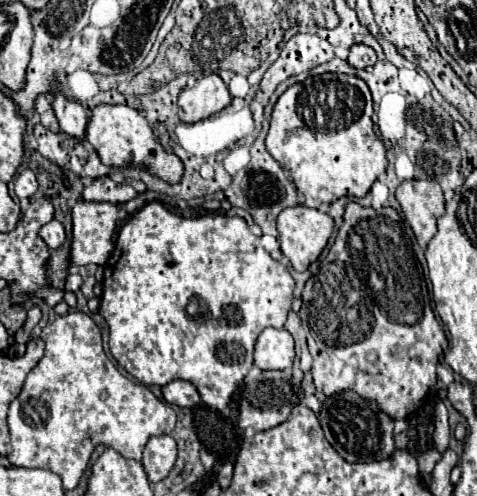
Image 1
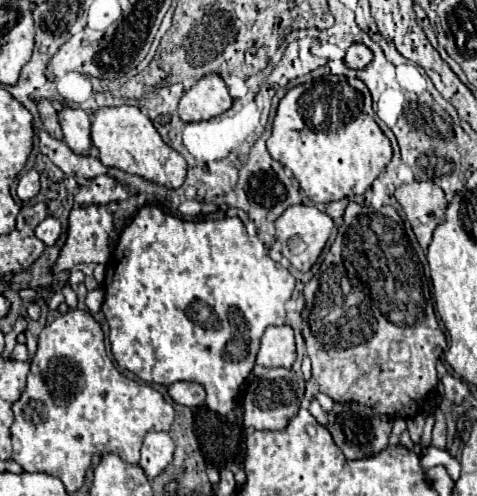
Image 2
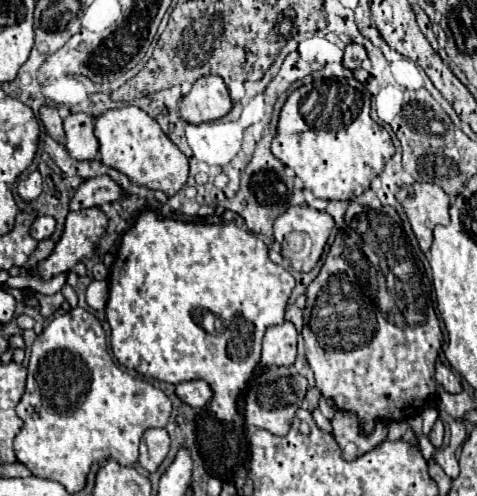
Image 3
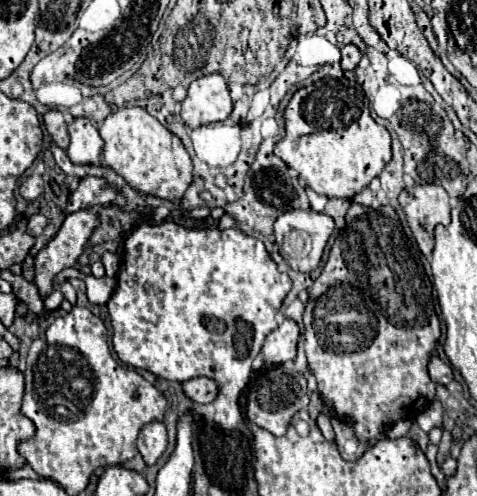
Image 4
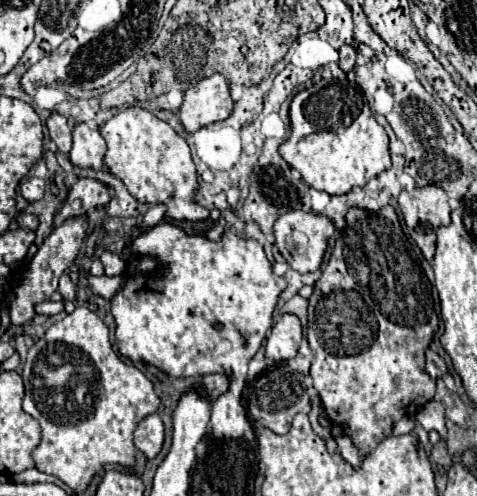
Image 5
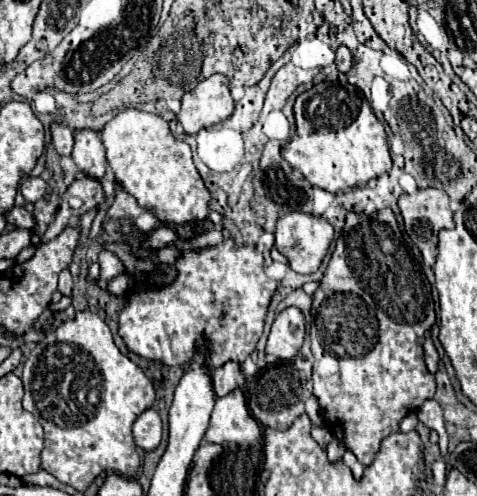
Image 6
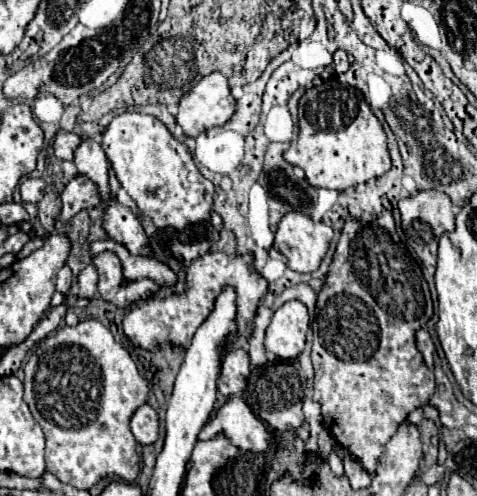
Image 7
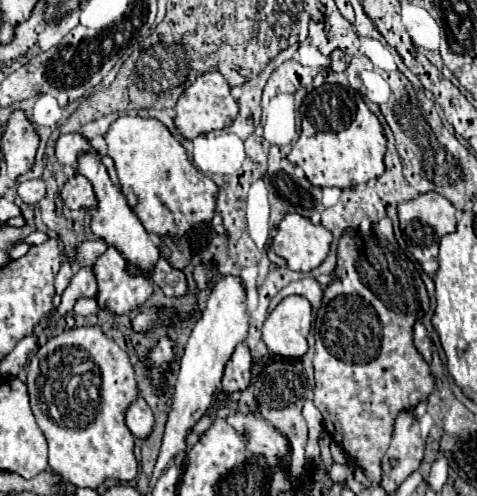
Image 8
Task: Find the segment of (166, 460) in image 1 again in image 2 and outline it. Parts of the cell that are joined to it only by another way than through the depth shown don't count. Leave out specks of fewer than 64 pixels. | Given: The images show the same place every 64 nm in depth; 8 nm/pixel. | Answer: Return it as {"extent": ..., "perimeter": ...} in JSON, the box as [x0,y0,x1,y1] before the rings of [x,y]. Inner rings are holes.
{"extent":[140,432,174,480],"perimeter":[[[148,432],[140,454],[142,454],[140,468],[152,480],[170,464],[172,454],[174,454],[174,442],[168,436],[168,432]]]}

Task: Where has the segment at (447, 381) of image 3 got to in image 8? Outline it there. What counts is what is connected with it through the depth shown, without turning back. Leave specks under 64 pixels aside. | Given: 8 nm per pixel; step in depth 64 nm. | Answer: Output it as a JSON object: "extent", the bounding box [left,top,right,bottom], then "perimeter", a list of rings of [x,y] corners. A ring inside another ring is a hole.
{"extent":[412,322,430,362],"perimeter":[[[416,322],[416,324],[414,324],[412,336],[414,336],[414,346],[416,346],[416,350],[424,356],[426,362],[430,362],[430,338],[428,338],[428,332],[426,332],[426,328],[422,326],[422,322]]]}

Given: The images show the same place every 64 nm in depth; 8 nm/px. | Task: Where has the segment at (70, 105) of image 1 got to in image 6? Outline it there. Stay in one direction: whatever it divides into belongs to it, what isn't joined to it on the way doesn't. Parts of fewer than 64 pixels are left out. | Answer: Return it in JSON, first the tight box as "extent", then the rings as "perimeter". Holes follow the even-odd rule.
{"extent":[72,130,108,180],"perimeter":[[[80,130],[74,134],[74,138],[76,142],[74,142],[72,158],[76,166],[90,178],[102,180],[106,176],[108,162],[104,156],[104,144],[98,138],[98,134],[92,130]]]}

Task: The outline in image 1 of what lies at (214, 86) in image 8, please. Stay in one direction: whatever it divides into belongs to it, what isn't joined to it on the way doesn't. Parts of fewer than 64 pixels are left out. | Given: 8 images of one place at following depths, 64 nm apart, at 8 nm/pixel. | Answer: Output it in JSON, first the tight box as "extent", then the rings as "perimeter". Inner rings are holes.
{"extent":[178,74,230,122],"perimeter":[[[208,74],[200,78],[192,88],[184,88],[178,100],[180,120],[182,122],[200,122],[216,112],[220,108],[226,108],[230,104],[230,94],[224,84],[224,80],[218,74]]]}

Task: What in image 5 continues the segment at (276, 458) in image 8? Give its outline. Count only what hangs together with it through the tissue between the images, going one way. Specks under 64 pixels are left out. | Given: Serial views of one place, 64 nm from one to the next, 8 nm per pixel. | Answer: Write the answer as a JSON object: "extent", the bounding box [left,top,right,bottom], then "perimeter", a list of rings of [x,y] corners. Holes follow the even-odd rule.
{"extent":[112,222,286,440],"perimeter":[[[160,222],[158,226],[142,232],[134,242],[132,242],[132,250],[142,254],[142,256],[148,256],[148,254],[154,254],[160,262],[162,262],[162,274],[160,276],[144,276],[144,274],[134,274],[134,276],[126,276],[126,282],[122,286],[122,290],[112,298],[112,314],[114,314],[114,320],[116,320],[116,338],[118,338],[118,346],[120,346],[120,354],[122,356],[128,356],[130,360],[134,362],[146,362],[146,364],[154,364],[156,368],[160,368],[162,372],[170,374],[170,376],[184,376],[184,378],[194,378],[194,376],[206,376],[206,374],[214,374],[214,372],[224,372],[230,376],[230,388],[226,394],[222,394],[216,402],[214,402],[214,412],[212,412],[212,418],[210,418],[210,434],[212,438],[232,438],[232,440],[238,440],[238,438],[244,438],[244,434],[248,430],[252,430],[252,424],[246,416],[246,410],[242,406],[242,390],[244,390],[244,380],[246,380],[246,372],[248,372],[248,362],[250,358],[258,352],[262,340],[266,338],[266,332],[272,328],[272,312],[274,312],[274,306],[278,302],[278,296],[280,292],[286,288],[286,280],[284,278],[278,278],[272,274],[272,266],[262,250],[262,246],[256,242],[256,240],[250,240],[250,238],[238,238],[234,232],[224,232],[222,240],[218,242],[210,242],[206,240],[204,236],[188,236],[182,228],[174,226],[174,224],[168,224],[168,222]]]}

